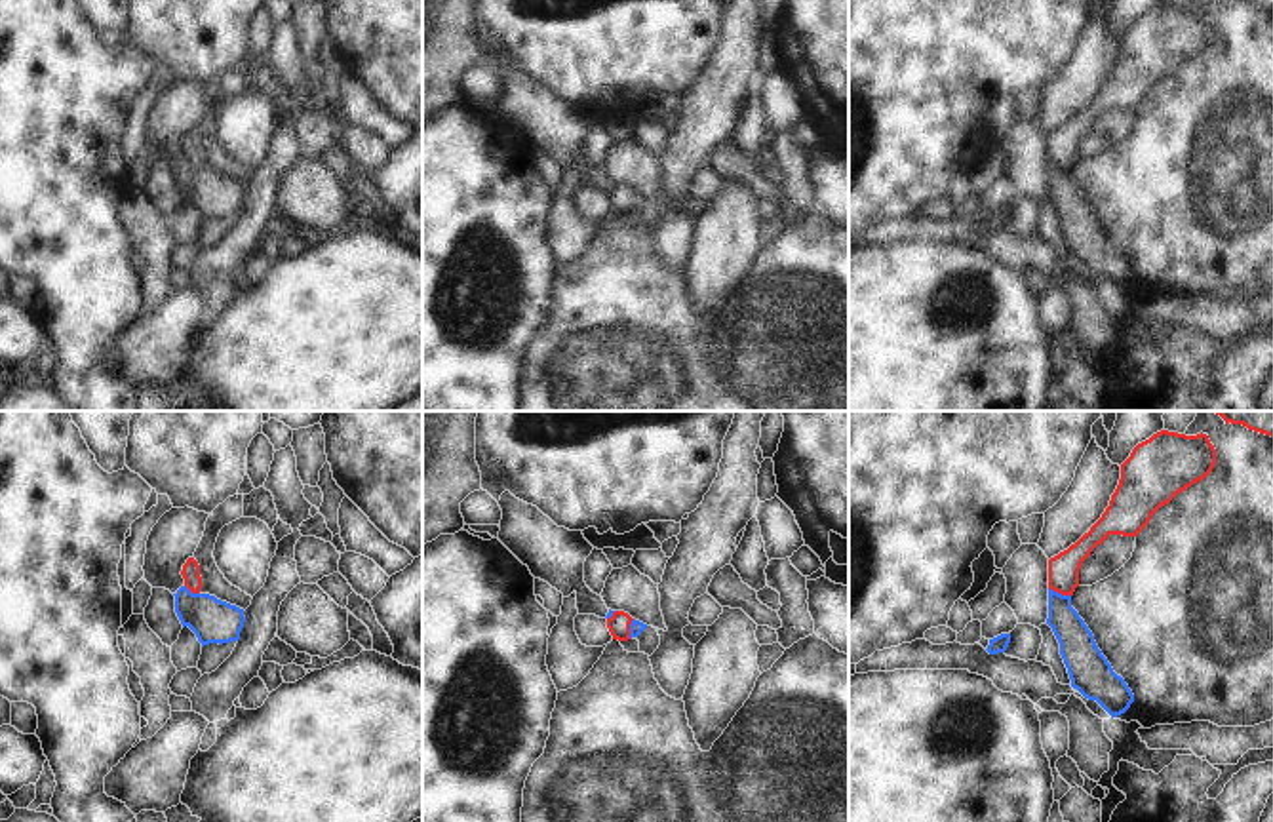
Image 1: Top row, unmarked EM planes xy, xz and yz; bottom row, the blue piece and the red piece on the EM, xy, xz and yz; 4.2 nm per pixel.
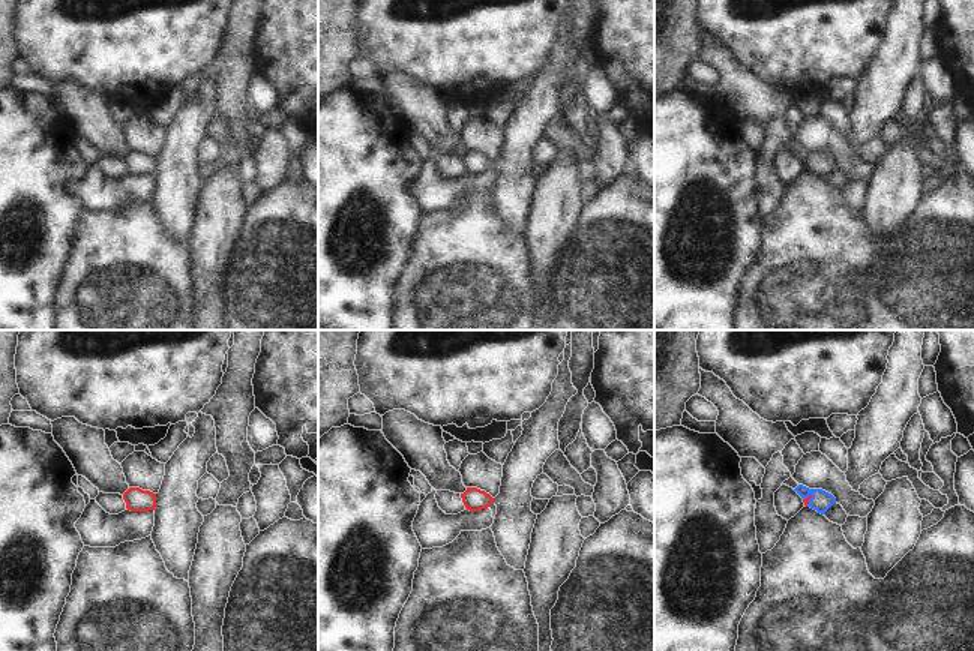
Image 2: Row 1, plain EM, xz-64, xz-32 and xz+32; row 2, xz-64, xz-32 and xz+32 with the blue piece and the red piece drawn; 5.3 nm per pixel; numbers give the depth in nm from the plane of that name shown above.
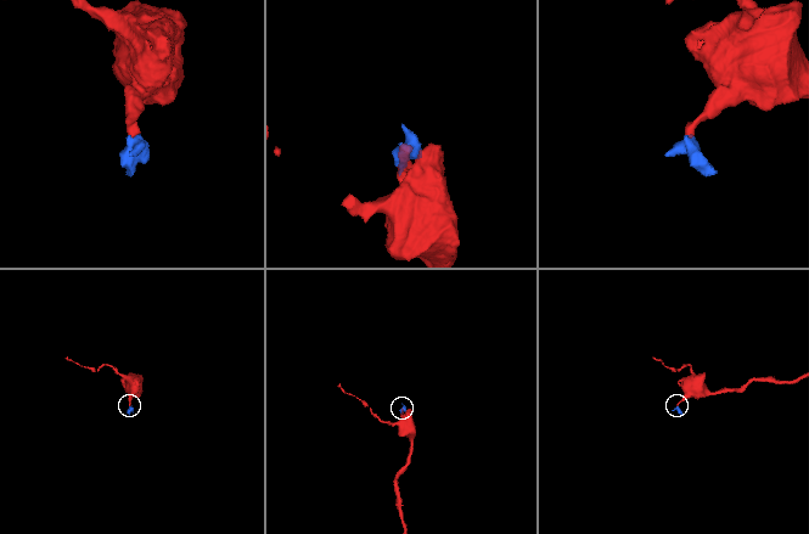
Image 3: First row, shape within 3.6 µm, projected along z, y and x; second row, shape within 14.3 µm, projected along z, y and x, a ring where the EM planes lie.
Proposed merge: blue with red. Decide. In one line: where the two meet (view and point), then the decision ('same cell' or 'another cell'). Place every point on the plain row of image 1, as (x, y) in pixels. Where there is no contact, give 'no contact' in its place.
meets blue in yz at (1060, 168); same cell

